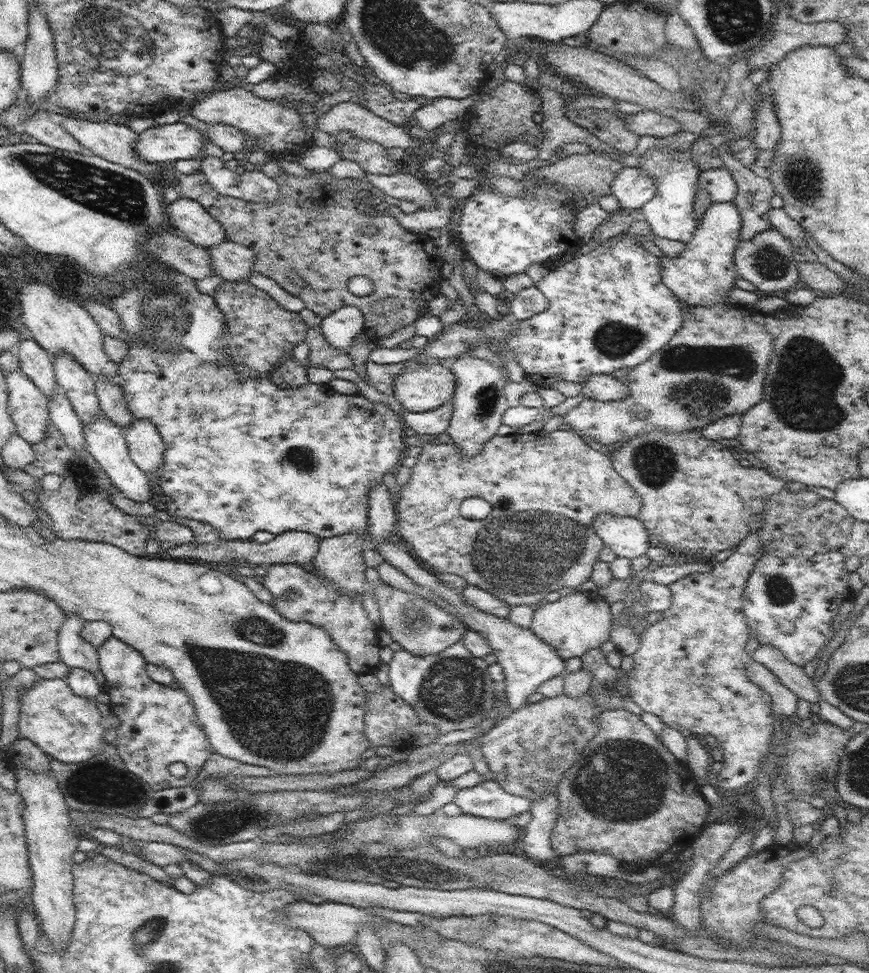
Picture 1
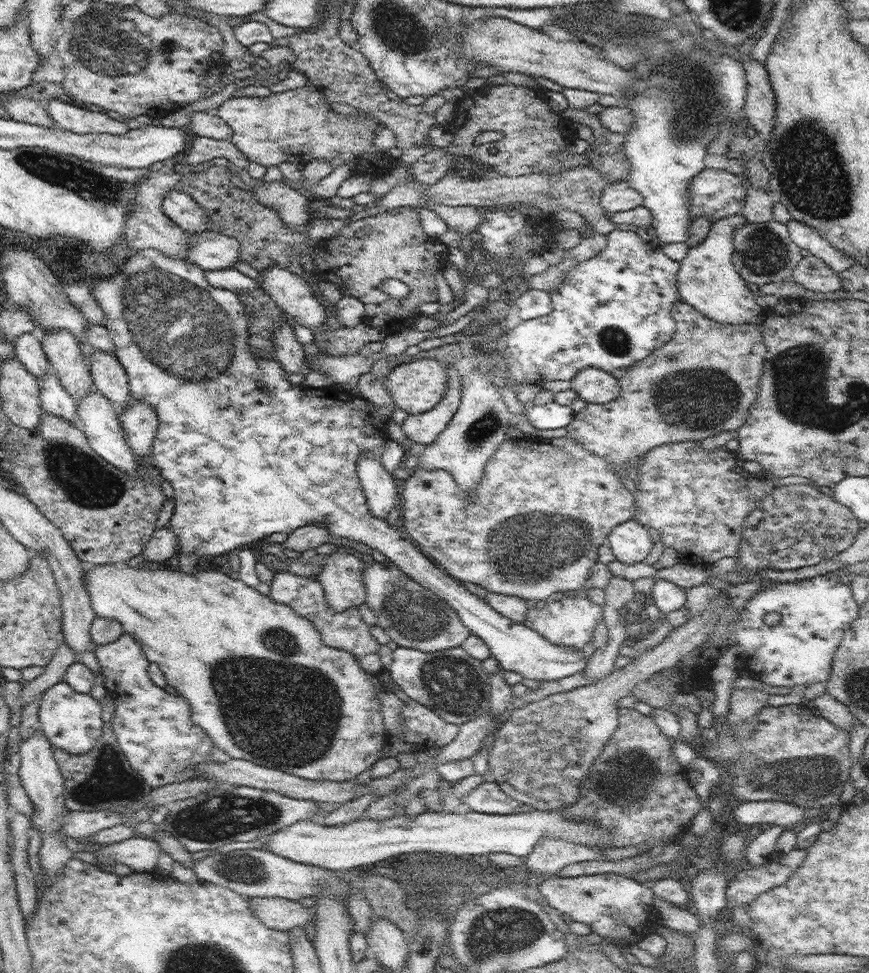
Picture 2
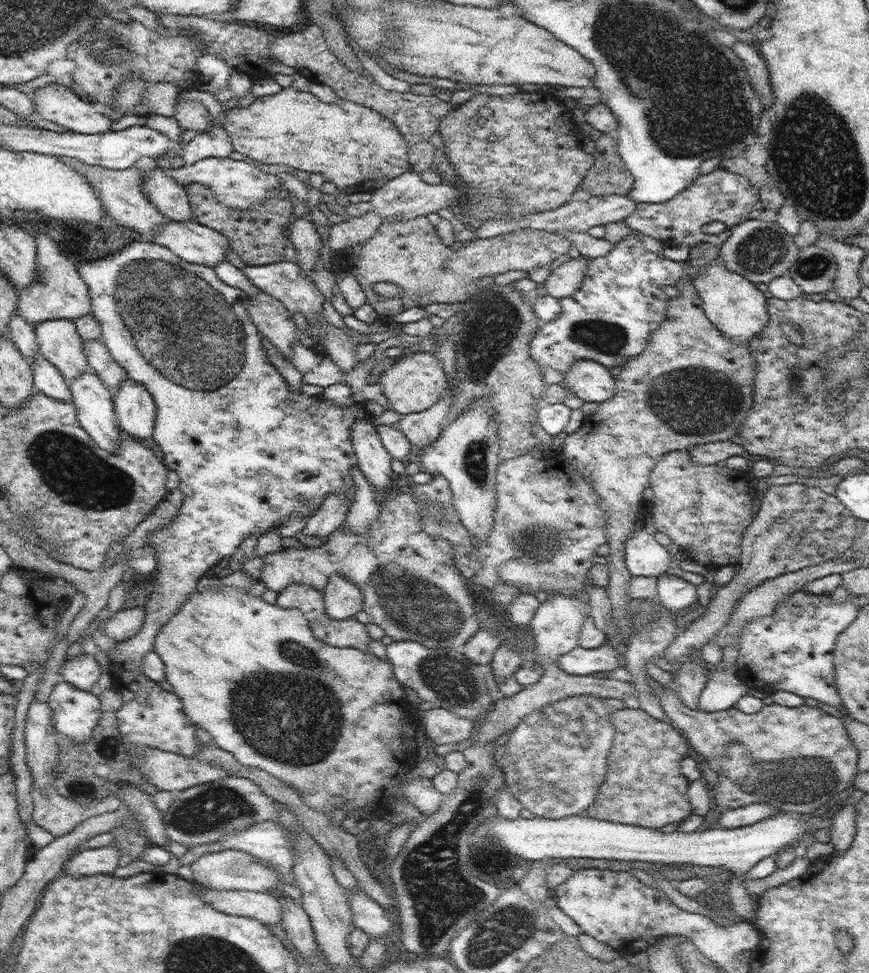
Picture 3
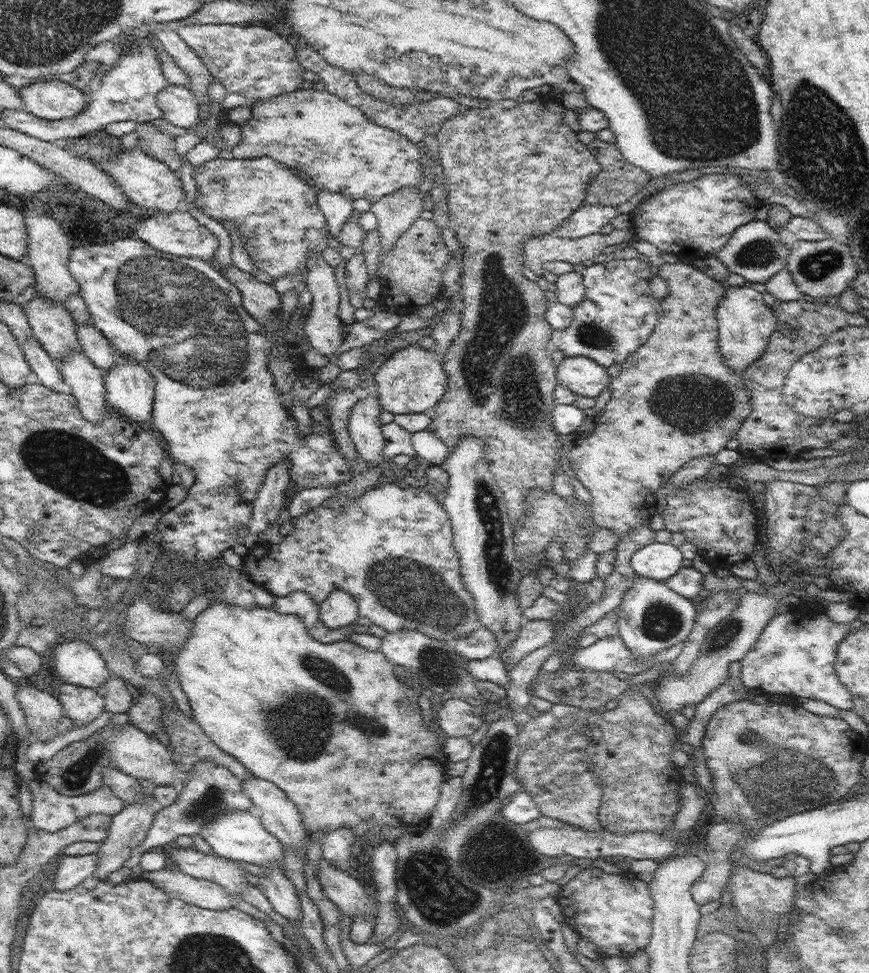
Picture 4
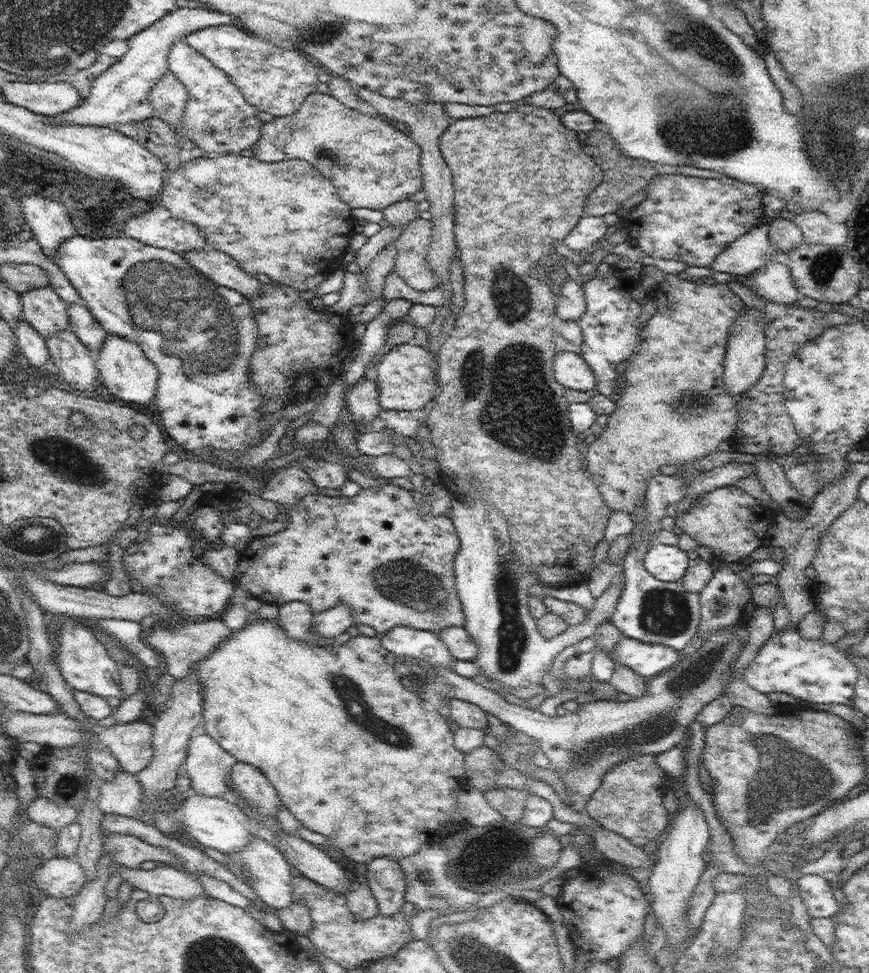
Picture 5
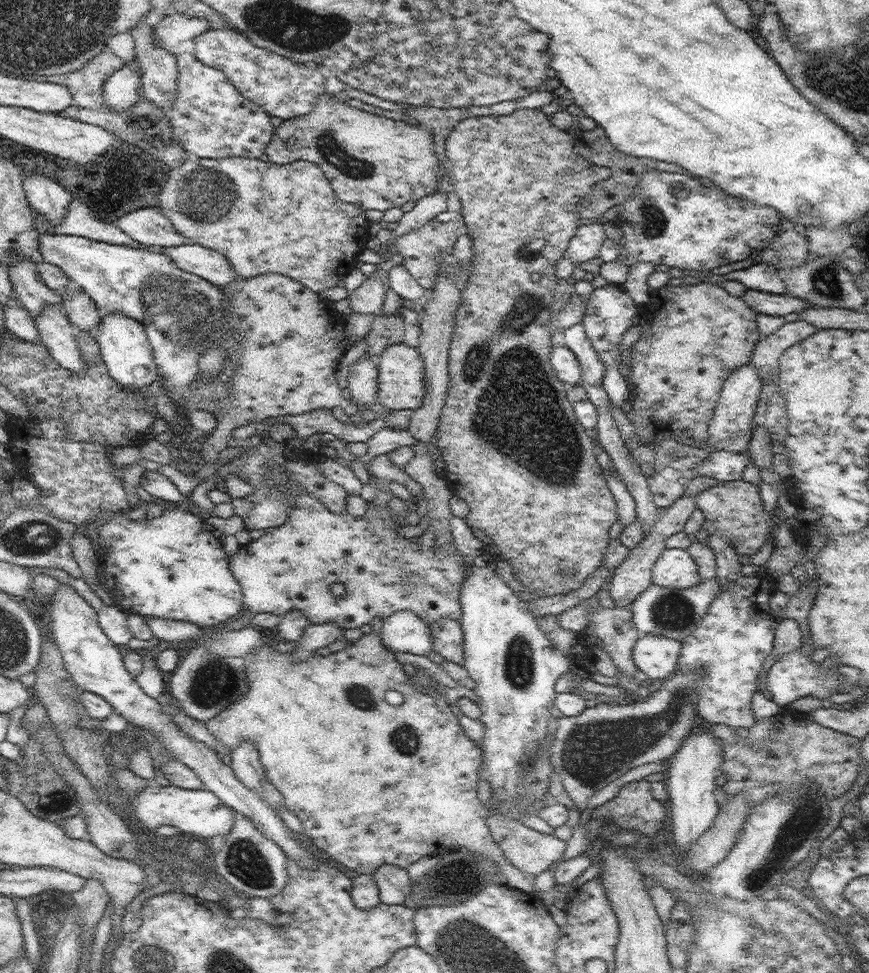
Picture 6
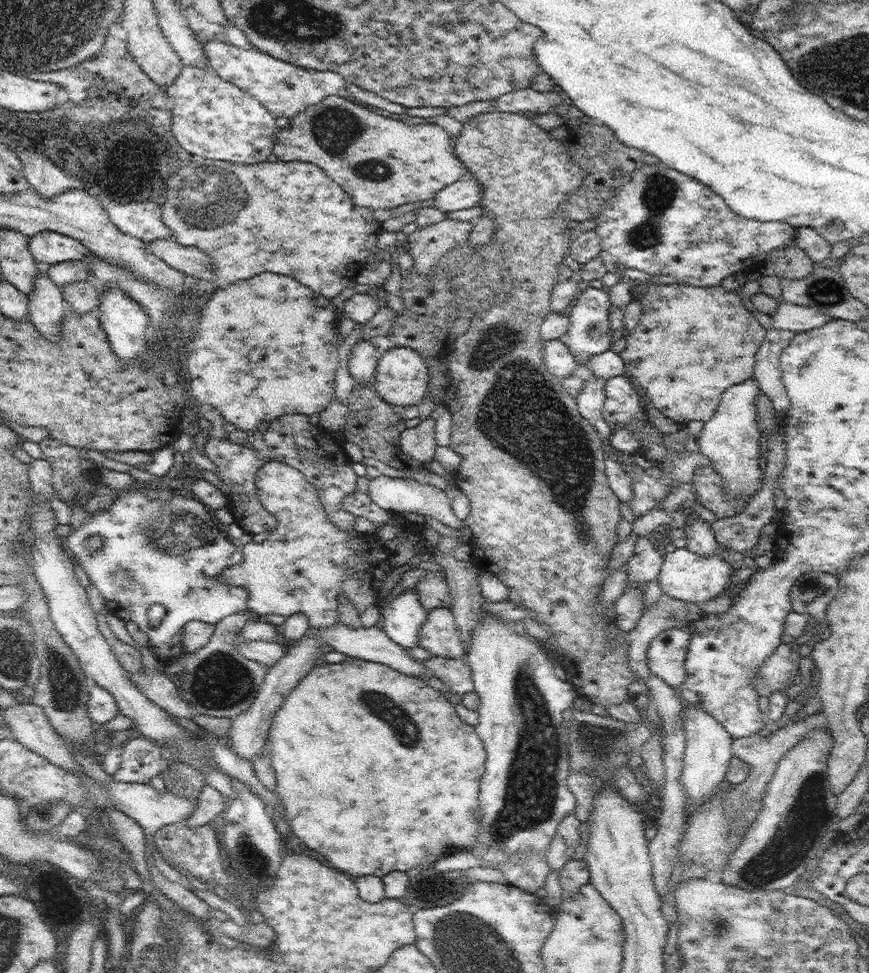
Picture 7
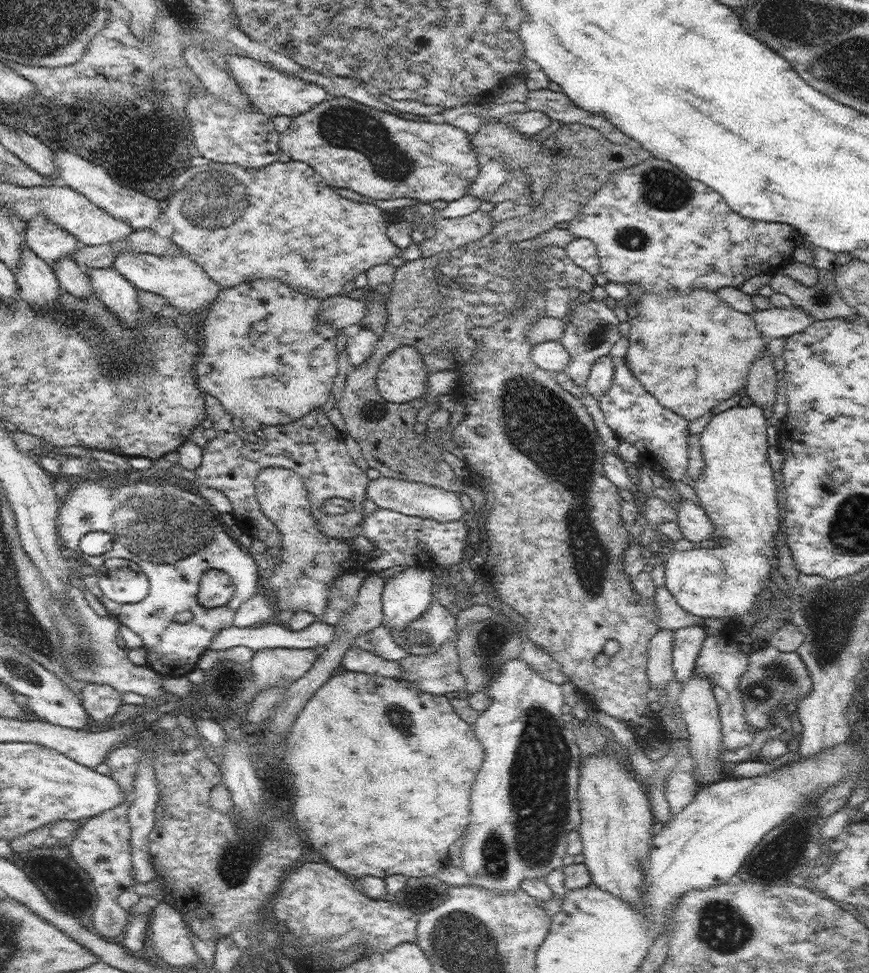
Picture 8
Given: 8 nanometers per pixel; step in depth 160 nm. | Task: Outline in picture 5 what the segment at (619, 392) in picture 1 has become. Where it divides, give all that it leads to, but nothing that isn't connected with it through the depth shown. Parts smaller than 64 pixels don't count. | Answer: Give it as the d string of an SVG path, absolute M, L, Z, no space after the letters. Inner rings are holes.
M557 351L553 360L555 379L565 388L592 393L597 388L596 377L581 354Z

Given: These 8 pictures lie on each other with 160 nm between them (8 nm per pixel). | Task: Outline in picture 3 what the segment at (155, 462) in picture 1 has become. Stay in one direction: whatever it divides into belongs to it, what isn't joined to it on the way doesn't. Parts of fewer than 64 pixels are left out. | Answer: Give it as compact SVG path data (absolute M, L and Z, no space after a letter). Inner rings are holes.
M124 379L113 393L120 430L137 441L153 438L157 406L150 391L139 382Z

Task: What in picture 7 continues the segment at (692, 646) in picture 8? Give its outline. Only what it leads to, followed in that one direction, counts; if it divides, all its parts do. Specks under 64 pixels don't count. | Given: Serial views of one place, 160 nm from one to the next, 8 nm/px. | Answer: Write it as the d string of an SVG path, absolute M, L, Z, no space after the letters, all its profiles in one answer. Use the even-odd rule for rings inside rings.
M689 629L663 630L648 647L648 666L670 686L677 688L687 677L685 658L691 639Z

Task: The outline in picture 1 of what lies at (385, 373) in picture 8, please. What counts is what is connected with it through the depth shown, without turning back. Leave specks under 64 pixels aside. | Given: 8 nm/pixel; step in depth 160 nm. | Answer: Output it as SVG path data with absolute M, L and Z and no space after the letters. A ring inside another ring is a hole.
M441 363L415 364L397 374L394 396L408 412L428 412L452 400L454 373Z

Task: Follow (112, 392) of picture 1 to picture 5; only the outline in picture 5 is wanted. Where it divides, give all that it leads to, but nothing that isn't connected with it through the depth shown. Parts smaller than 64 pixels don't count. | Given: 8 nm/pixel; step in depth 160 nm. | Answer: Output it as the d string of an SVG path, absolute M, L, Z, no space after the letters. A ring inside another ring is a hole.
M72 303L68 307L70 328L76 336L87 346L87 348L102 348L107 330L94 318L90 309L84 304Z

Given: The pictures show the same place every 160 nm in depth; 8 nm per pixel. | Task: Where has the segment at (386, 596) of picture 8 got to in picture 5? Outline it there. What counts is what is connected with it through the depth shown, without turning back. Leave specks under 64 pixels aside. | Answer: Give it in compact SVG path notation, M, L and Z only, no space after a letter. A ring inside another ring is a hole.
M398 625L391 628L388 632L383 633L381 645L396 656L425 659L428 662L434 663L435 666L452 669L453 666L451 666L451 662L456 661L456 658L450 654L450 651L446 648L446 645L441 641L437 633L433 633L429 630L420 630L410 625Z

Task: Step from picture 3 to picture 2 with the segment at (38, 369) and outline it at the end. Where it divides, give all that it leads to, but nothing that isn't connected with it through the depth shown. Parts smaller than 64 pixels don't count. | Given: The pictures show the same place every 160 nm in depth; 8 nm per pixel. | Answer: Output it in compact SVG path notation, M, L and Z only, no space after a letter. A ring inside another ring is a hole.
M50 369L40 380L41 410L79 425L77 402L60 382L57 372Z

